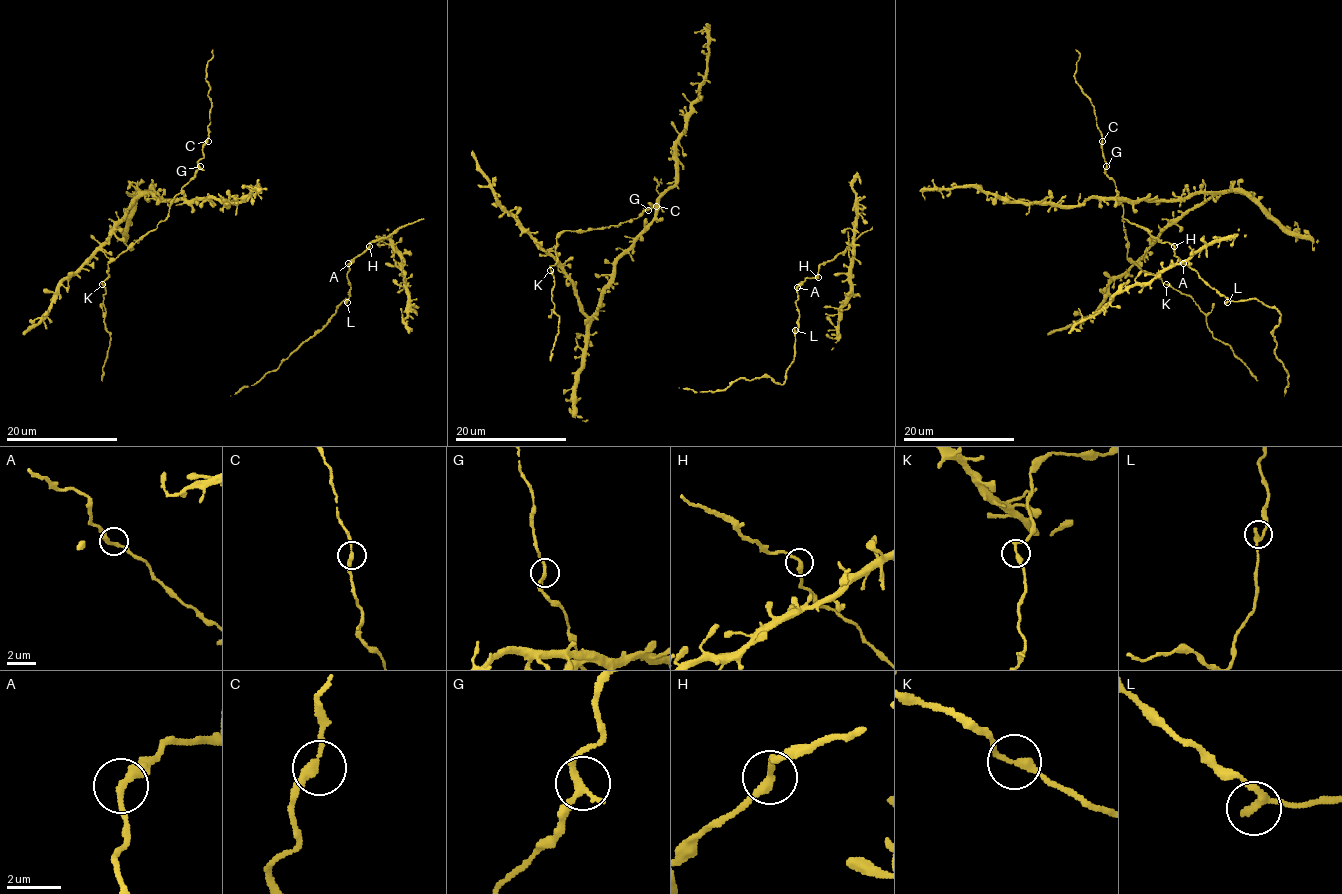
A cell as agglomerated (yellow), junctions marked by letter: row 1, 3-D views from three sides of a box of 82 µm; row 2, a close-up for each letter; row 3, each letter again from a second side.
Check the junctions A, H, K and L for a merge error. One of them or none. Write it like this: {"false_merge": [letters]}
{"false_merge": []}

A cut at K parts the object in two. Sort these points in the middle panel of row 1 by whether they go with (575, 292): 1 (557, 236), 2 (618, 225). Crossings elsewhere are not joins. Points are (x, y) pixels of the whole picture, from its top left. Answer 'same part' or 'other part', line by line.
1: other part
2: other part

